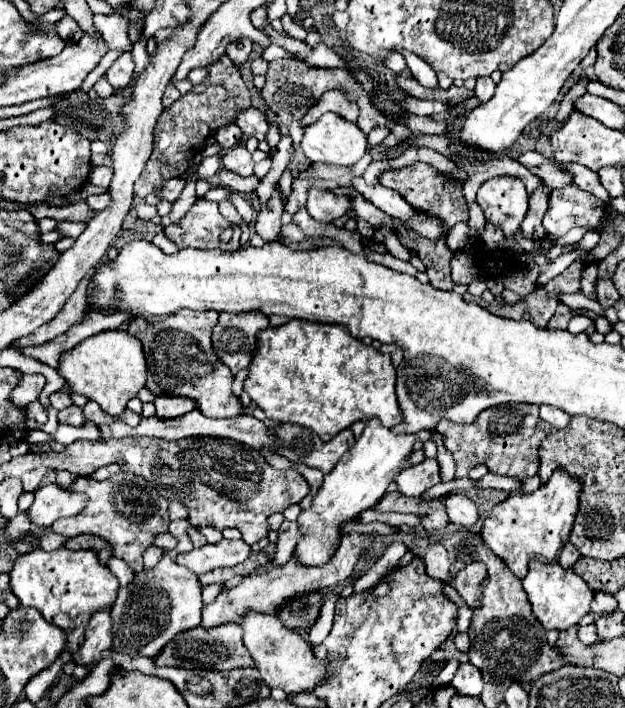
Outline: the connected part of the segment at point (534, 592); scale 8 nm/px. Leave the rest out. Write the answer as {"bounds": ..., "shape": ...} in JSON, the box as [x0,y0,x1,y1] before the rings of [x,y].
{"bounds":[522,560,594,630],"shape":[[[532,560],[528,576],[522,580],[522,586],[528,596],[528,602],[532,604],[534,616],[546,630],[566,630],[570,626],[576,626],[582,616],[590,612],[590,602],[594,598],[590,586],[572,570],[564,570],[558,562],[546,564]]]}

